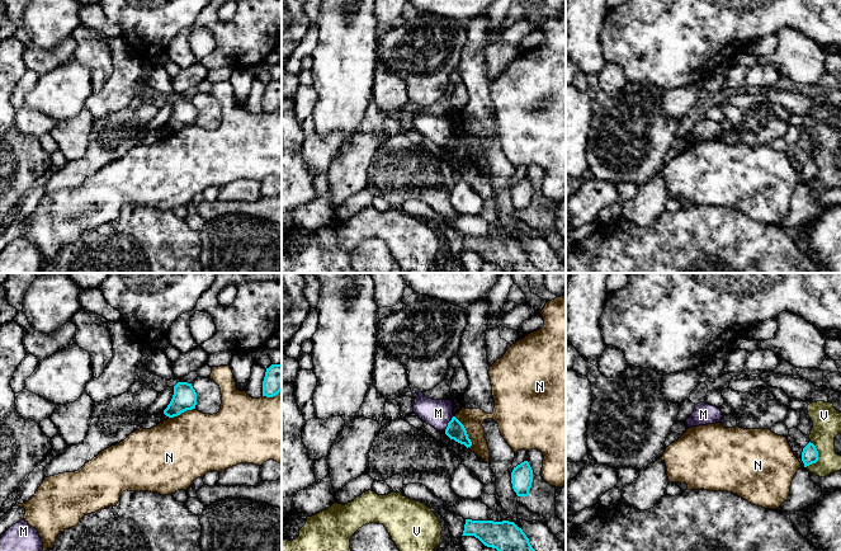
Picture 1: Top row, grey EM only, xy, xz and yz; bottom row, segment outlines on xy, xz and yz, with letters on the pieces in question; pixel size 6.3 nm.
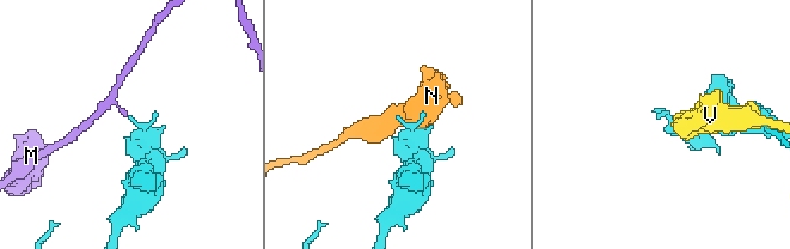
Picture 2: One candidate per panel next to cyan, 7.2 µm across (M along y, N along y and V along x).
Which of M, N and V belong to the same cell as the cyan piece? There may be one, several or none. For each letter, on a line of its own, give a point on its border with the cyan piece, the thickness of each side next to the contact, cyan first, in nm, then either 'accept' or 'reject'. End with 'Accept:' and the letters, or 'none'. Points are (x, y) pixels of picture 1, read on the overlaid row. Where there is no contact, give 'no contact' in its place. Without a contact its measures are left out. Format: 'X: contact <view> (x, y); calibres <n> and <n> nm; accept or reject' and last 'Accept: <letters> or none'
M: contact xz (448, 423); calibres 120 and 180 nm; reject
N: contact xz (466, 432); calibres 120 and 140 nm; reject
V: contact yz (817, 456); calibres 110 and 180 nm; reject
Accept: none

